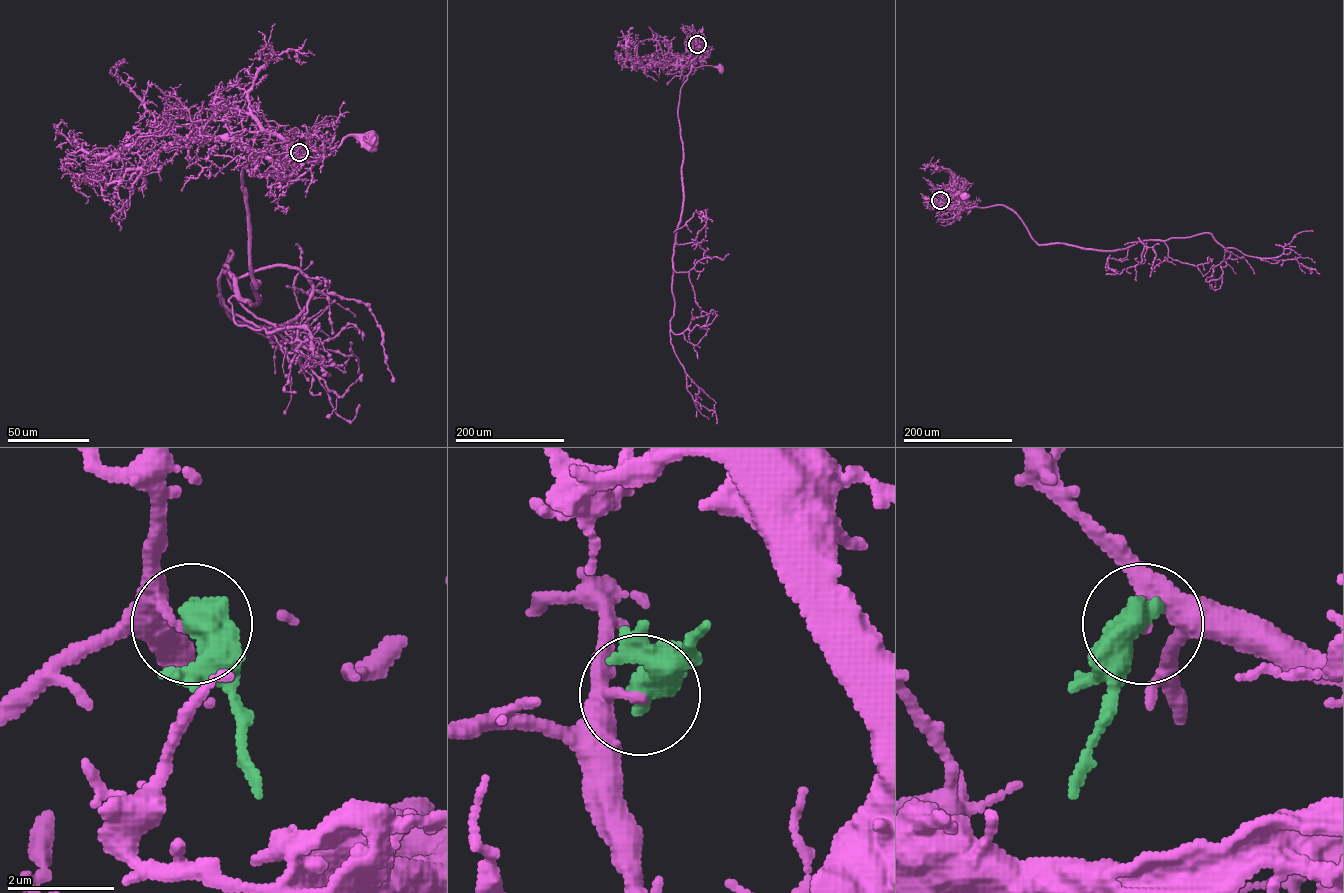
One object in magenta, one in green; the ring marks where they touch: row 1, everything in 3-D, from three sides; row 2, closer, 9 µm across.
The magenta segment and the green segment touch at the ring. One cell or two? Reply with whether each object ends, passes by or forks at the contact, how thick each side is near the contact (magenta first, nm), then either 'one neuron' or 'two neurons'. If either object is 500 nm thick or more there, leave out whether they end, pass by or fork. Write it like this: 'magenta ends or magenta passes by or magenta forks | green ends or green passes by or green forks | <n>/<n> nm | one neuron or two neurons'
180/650 nm | two neurons

